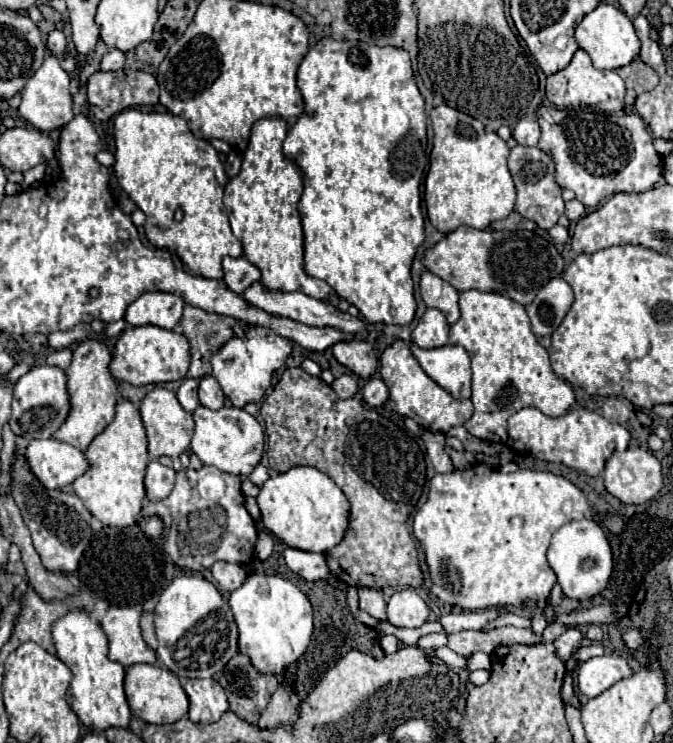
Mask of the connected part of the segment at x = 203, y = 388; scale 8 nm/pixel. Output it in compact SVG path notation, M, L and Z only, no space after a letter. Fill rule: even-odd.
M205 375L199 381L199 401L201 401L201 405L205 405L209 409L221 409L225 403L225 395L223 395L219 383L211 375Z

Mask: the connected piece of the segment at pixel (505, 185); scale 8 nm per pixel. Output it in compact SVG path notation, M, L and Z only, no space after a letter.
M439 105L431 111L433 121L433 151L429 159L429 173L425 177L425 207L431 225L441 233L451 233L461 225L473 229L487 229L493 221L505 219L515 205L515 185L507 169L509 147L497 133L487 133L483 123L471 115L459 113L447 105Z

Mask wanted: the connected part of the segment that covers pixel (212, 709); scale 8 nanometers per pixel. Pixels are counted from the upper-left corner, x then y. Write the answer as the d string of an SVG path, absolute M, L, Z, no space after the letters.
M189 679L183 689L189 697L187 717L195 723L217 721L229 709L225 691L215 679Z

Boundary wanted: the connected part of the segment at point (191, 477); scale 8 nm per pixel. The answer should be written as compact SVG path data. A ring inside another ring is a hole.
M203 467L201 471L195 471L195 469L179 471L175 489L171 491L171 495L157 503L149 501L147 505L143 505L141 515L143 517L155 515L163 521L163 549L173 559L173 563L181 569L203 571L203 569L211 569L215 561L247 565L255 553L257 527L243 505L241 479L235 475L221 473L225 491L217 501L207 501L197 491L197 481L207 471L209 467ZM191 513L197 513L197 515L191 515Z

